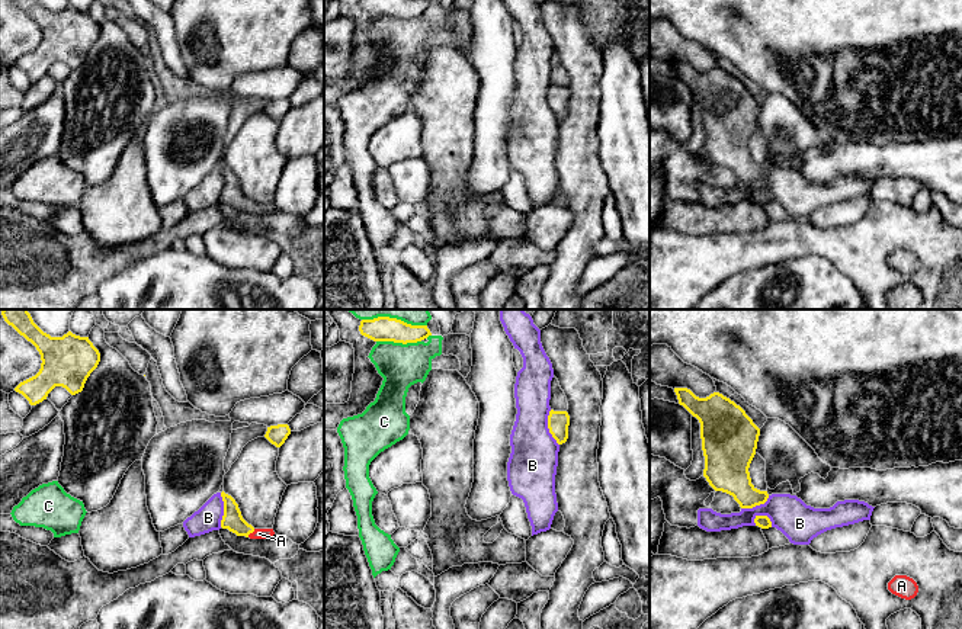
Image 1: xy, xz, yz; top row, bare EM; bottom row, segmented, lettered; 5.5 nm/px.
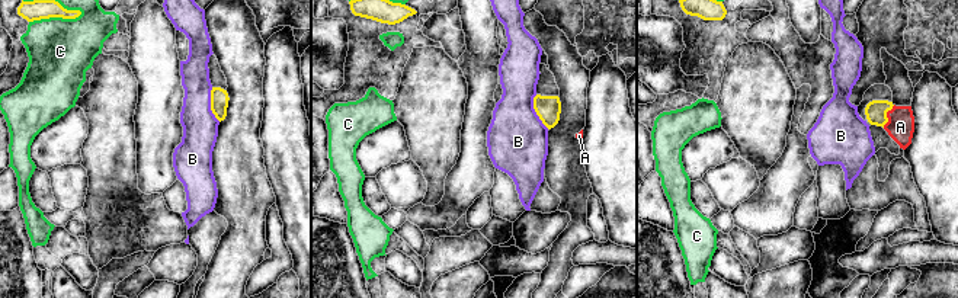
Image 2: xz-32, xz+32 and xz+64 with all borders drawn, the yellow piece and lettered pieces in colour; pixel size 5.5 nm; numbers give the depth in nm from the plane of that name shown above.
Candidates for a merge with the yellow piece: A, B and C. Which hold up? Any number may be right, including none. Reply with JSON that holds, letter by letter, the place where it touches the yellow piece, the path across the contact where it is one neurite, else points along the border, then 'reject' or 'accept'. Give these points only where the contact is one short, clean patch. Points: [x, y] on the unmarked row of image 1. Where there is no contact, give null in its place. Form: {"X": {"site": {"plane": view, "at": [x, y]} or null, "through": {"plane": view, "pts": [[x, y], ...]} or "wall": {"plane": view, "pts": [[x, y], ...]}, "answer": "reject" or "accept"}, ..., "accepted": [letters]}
{"A": {"site": {"plane": "xy", "at": [250, 207]}, "through": {"plane": "xy", "pts": [[233, 195], [250, 207], [259, 208]]}, "answer": "accept"}, "B": {"site": {"plane": "xz", "at": [548, 102]}, "wall": {"plane": "xz", "pts": [[550, 84], [548, 106], [558, 119]]}, "answer": "reject"}, "C": {"site": {"plane": "xz", "at": [398, 16]}, "answer": "reject"}, "accepted": ["A"]}

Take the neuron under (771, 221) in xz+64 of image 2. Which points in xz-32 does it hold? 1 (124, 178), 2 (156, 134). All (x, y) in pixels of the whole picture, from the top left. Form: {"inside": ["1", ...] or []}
{"inside": ["2"]}

